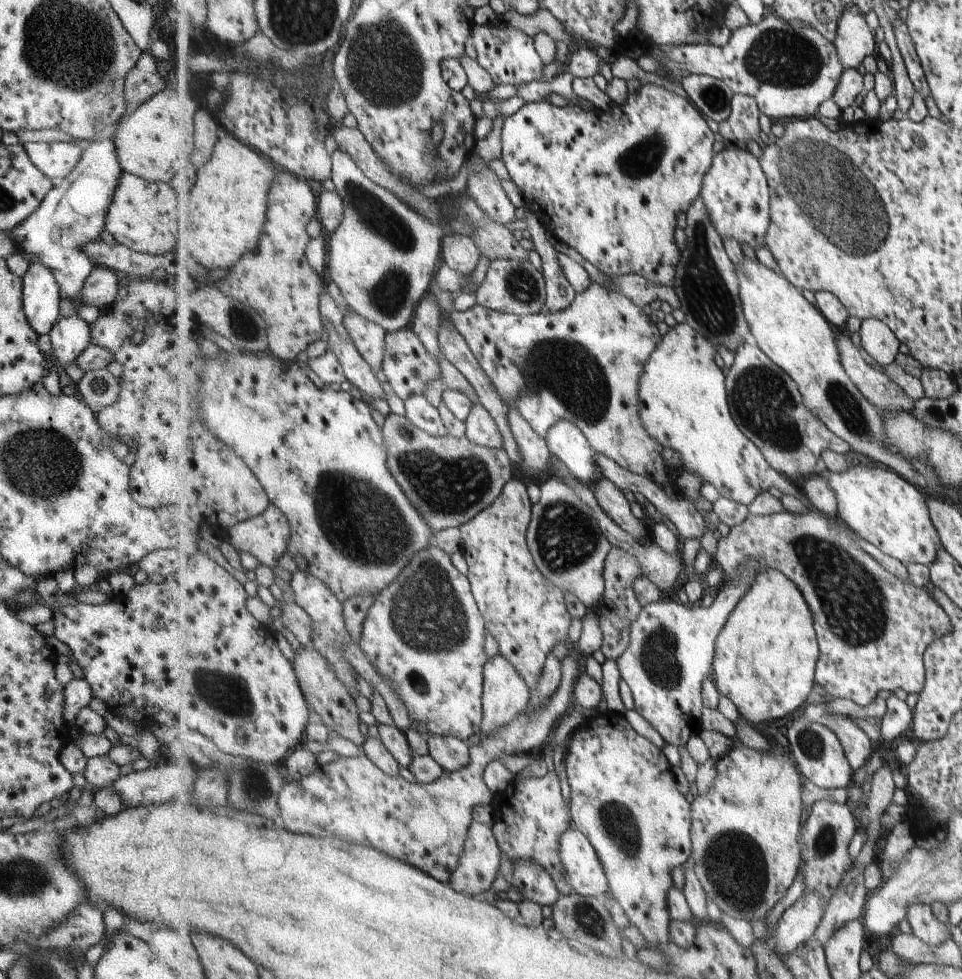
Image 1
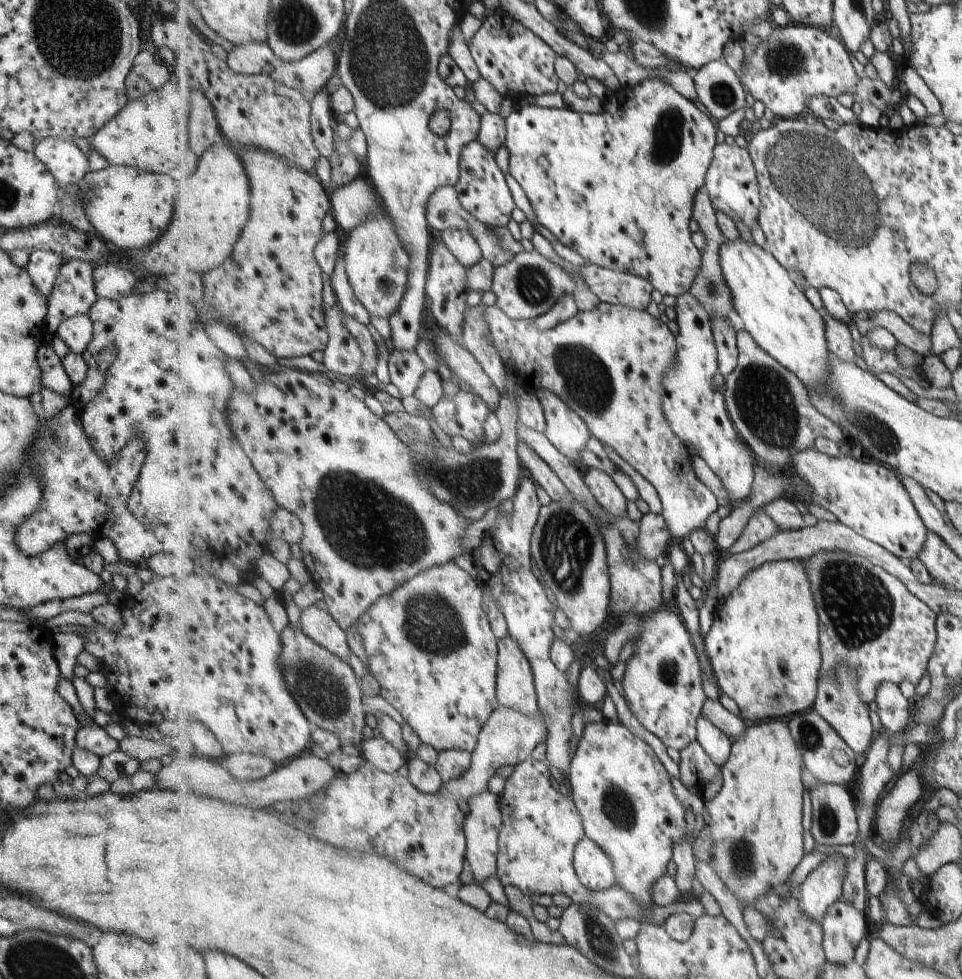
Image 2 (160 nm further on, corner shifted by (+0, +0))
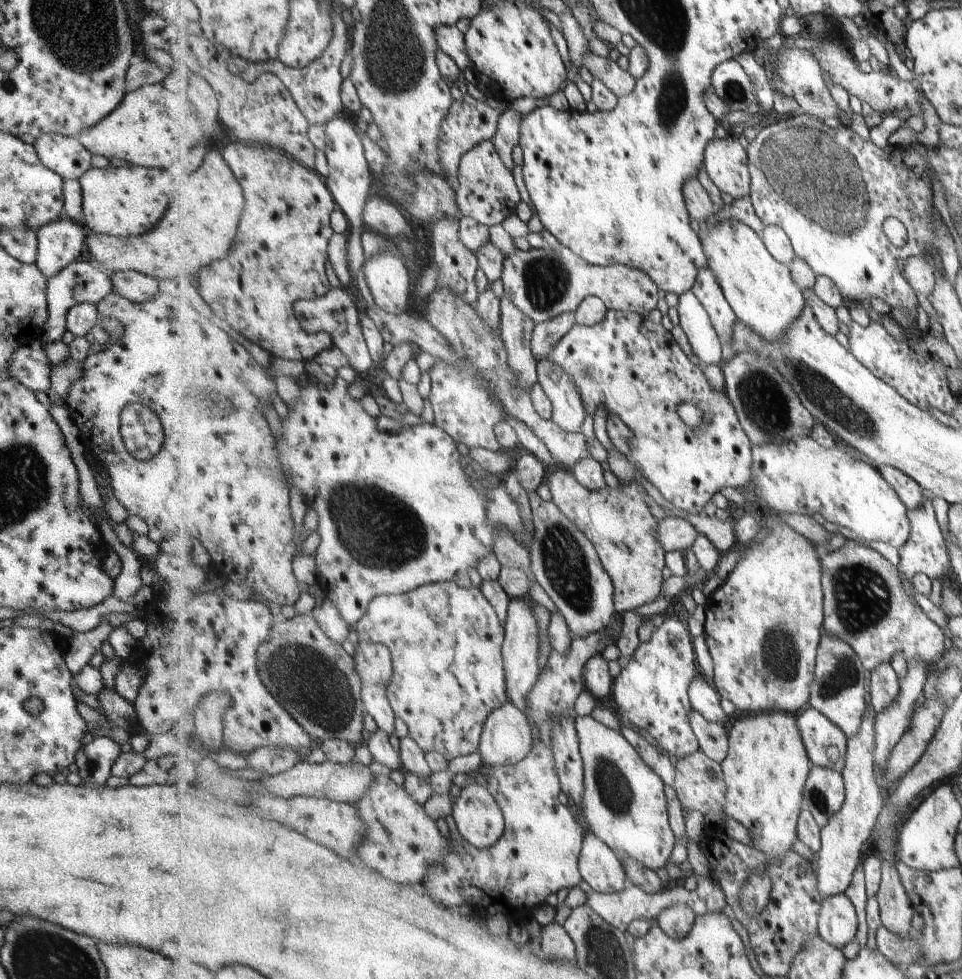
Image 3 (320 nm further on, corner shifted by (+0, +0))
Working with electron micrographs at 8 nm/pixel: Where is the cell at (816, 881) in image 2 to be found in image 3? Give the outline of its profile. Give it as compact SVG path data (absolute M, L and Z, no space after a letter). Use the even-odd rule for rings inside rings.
M868 704L860 733L855 737L848 737L848 749L846 752L845 766L842 770L846 786L846 799L841 810L831 817L829 824L821 828L821 850L817 852L818 890L827 897L845 893L854 877L854 872L860 865L861 852L869 836L873 834L878 825L878 818L885 806L882 788L876 779L876 716L875 707Z

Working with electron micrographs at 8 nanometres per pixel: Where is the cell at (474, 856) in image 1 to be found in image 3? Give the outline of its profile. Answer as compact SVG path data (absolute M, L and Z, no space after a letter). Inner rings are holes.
M471 783L458 790L453 816L459 834L478 849L489 849L504 836L504 812L487 786Z

